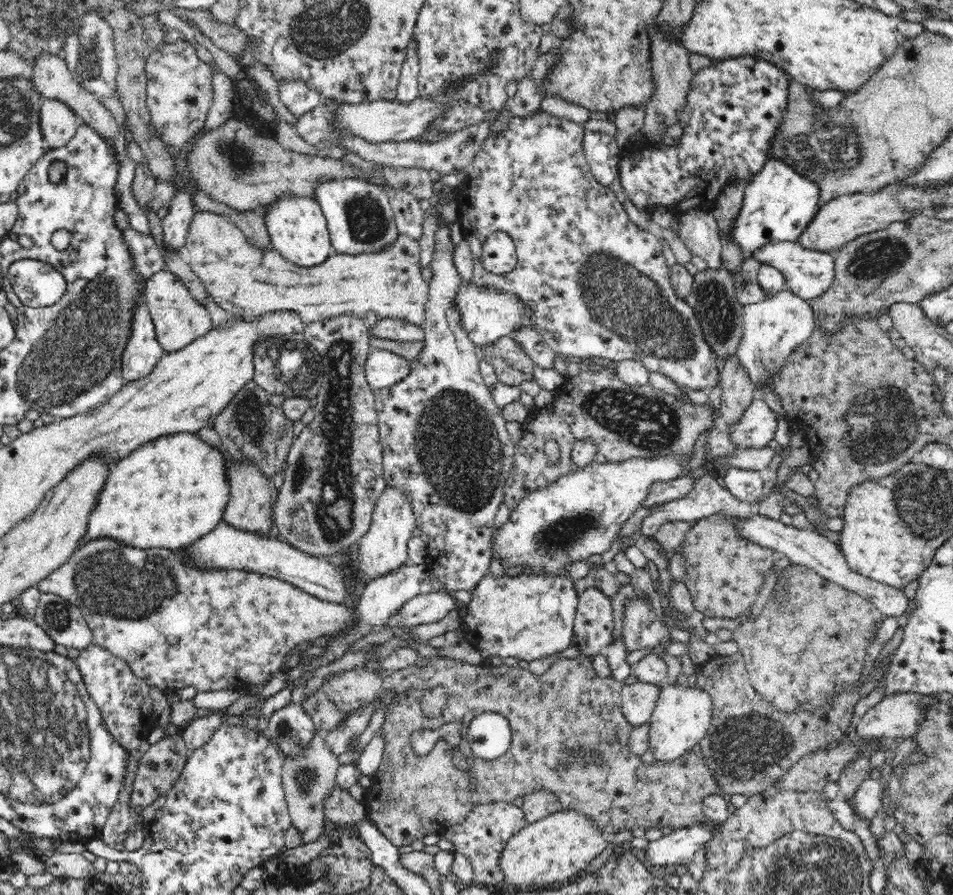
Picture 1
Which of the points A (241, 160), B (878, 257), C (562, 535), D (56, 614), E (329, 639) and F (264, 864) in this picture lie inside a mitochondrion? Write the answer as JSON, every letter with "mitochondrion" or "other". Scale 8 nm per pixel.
{"A":"mitochondrion","B":"mitochondrion","C":"mitochondrion","D":"mitochondrion","E":"other","F":"other"}

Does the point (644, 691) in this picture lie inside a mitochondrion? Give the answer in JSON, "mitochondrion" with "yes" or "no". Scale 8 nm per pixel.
{"mitochondrion":"no"}

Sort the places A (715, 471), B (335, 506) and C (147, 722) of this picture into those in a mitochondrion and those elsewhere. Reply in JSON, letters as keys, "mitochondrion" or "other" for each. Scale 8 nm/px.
{"A":"other","B":"mitochondrion","C":"other"}

